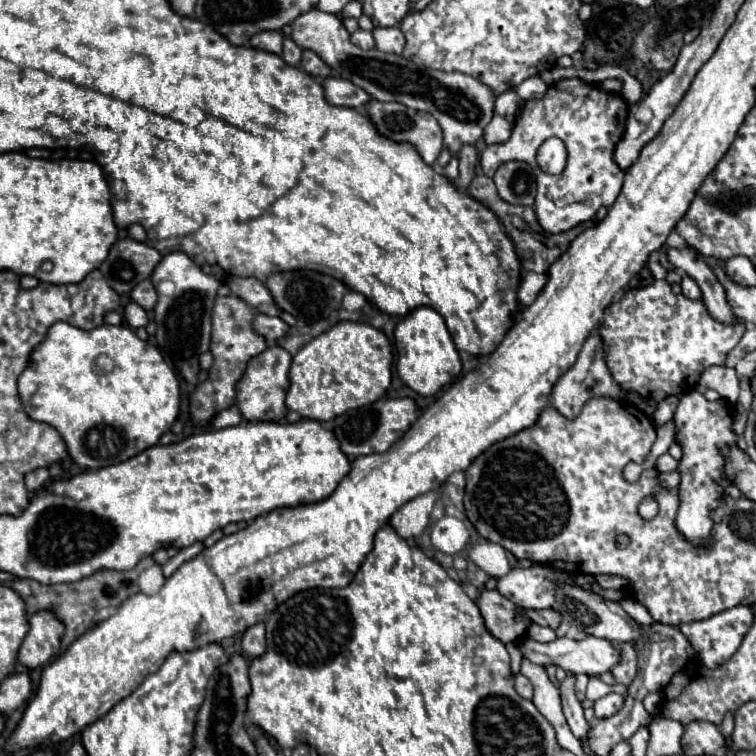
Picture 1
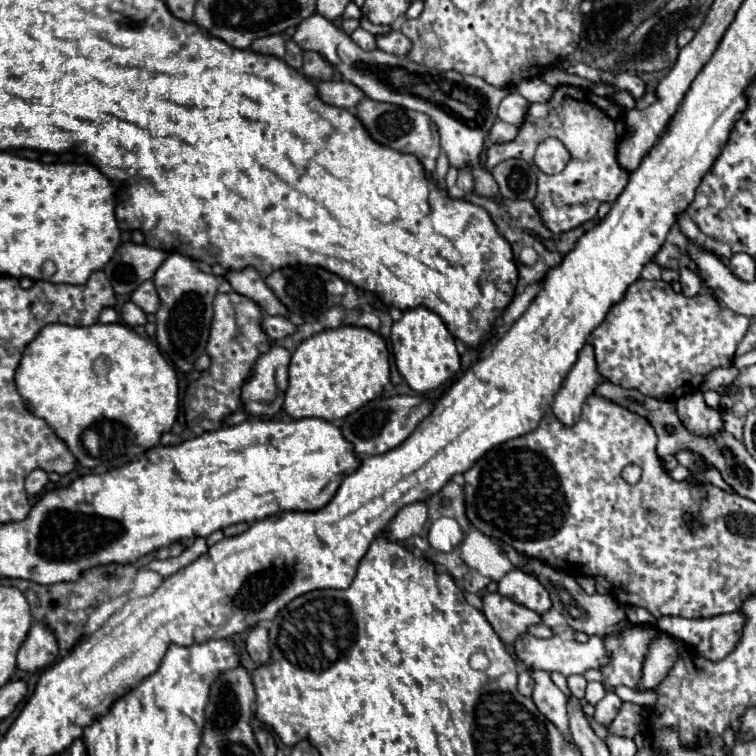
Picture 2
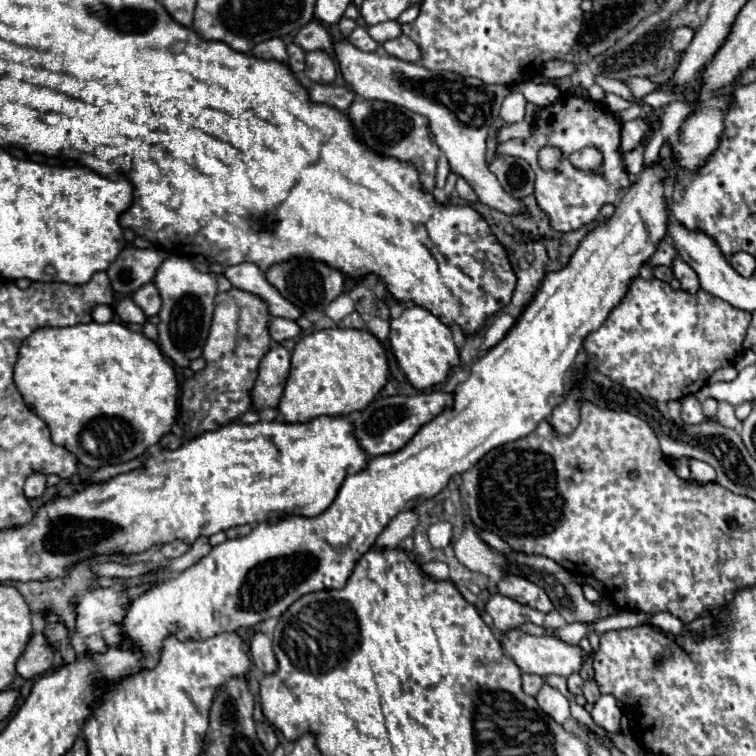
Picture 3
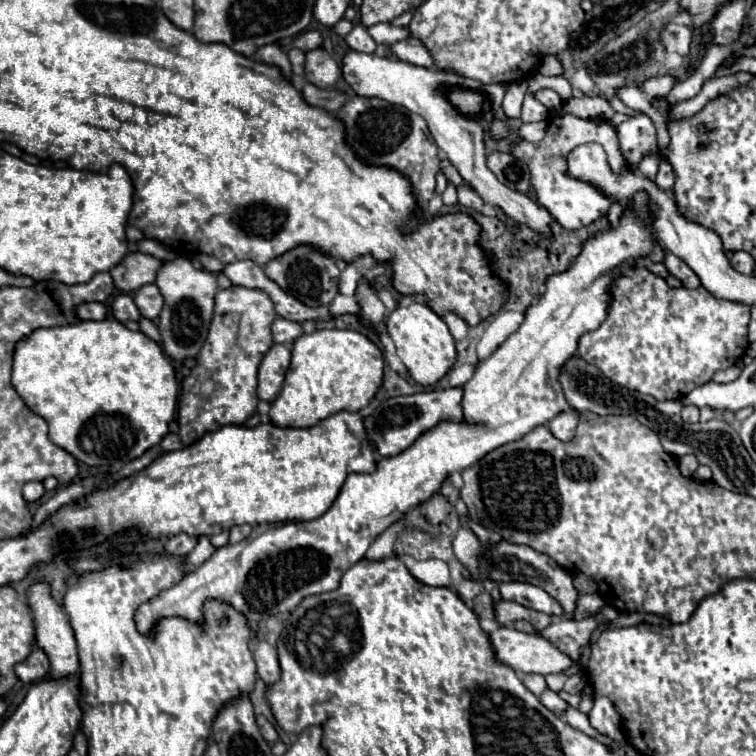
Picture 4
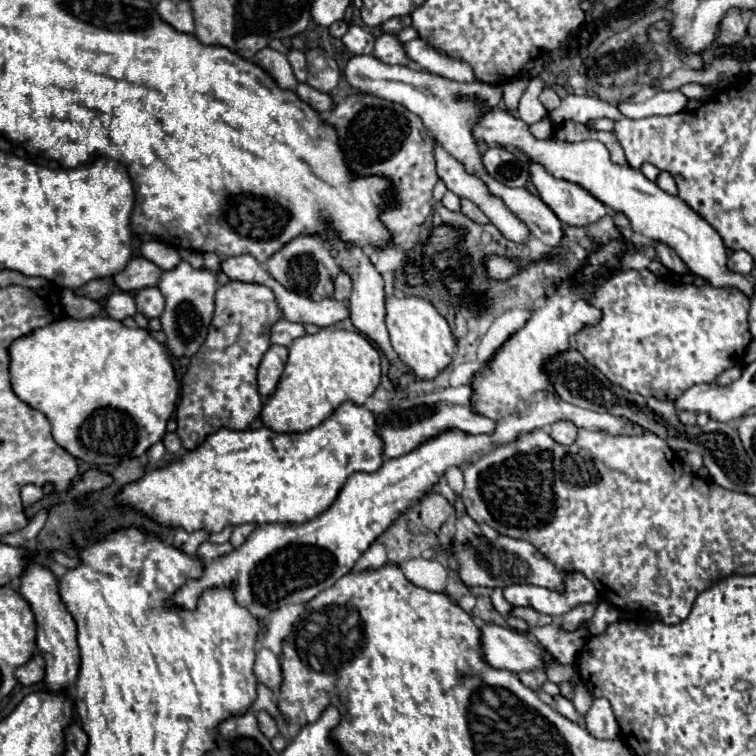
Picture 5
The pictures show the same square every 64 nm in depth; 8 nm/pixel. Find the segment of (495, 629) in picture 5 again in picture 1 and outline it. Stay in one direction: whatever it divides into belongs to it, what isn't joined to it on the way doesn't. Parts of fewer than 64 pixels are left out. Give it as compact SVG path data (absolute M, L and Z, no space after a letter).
M530 636L522 638L518 642L518 648L522 652L524 658L528 658L532 664L538 664L538 666L558 666L570 674L602 674L602 672L608 672L614 664L618 664L620 660L620 654L618 650L612 646L612 642L608 640L602 640L602 638L596 638L596 636L588 636L580 642L576 640L570 640L570 638L556 638L552 642L536 642L532 640Z

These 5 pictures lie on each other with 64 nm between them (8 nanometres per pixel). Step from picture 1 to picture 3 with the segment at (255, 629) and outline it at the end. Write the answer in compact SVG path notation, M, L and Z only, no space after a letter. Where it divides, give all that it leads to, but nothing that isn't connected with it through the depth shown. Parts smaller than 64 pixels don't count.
M254 634L252 642L250 642L250 656L254 666L262 672L262 674L274 674L278 668L274 650L272 650L272 642L268 640L268 636L264 634Z

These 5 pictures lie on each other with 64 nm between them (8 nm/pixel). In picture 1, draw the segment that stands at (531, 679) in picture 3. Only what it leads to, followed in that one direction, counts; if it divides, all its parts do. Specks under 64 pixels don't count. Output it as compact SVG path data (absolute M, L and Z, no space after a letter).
M516 674L516 692L522 696L522 698L532 698L532 684L526 676L522 674Z

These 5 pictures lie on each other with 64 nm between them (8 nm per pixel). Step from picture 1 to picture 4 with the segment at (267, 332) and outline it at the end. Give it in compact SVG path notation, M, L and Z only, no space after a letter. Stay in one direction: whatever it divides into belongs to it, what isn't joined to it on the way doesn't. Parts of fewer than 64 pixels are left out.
M276 318L272 324L272 340L276 344L290 344L298 336L302 336L302 326L298 322L286 320L286 318Z

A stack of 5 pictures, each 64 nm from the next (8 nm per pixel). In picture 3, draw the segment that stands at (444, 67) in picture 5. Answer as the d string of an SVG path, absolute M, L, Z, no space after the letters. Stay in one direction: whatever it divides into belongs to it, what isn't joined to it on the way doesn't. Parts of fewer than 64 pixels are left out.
M400 36L400 38L394 38L394 40L388 40L382 44L388 54L396 56L396 58L404 58L406 62L420 62L422 54L420 54L420 48L408 38L408 36Z

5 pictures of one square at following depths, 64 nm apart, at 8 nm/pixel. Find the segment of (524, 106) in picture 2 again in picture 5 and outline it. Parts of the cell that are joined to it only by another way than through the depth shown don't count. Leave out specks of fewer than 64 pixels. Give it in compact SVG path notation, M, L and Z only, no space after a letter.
M526 76L514 78L512 82L506 82L506 84L504 84L504 102L506 102L506 108L508 108L508 110L518 108L520 96L524 94L526 86L528 86L528 78L526 78Z

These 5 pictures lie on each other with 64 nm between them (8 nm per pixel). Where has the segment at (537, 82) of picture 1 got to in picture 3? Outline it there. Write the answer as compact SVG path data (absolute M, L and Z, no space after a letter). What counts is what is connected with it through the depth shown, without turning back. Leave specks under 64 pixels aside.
M524 82L518 86L518 90L526 96L528 102L538 104L540 108L544 106L552 106L552 102L556 102L560 98L560 90L556 86L548 86L548 84L534 84L534 82Z

